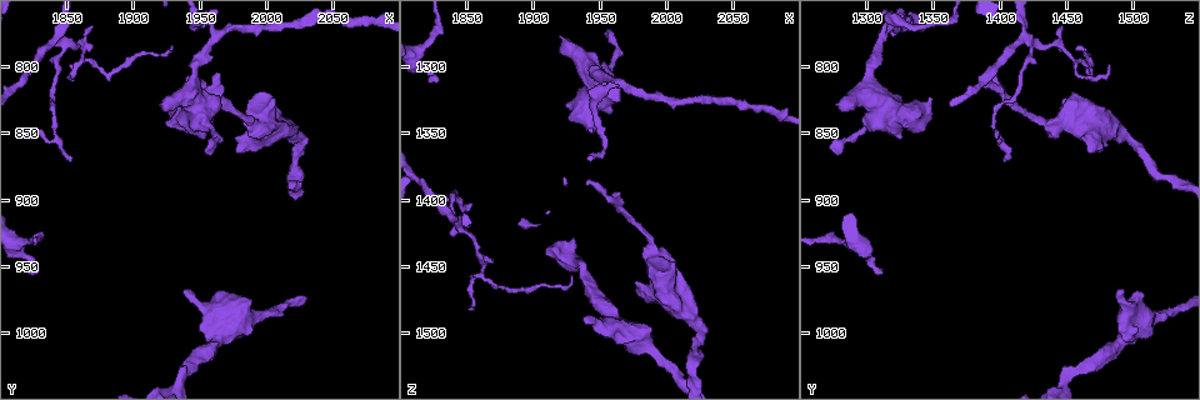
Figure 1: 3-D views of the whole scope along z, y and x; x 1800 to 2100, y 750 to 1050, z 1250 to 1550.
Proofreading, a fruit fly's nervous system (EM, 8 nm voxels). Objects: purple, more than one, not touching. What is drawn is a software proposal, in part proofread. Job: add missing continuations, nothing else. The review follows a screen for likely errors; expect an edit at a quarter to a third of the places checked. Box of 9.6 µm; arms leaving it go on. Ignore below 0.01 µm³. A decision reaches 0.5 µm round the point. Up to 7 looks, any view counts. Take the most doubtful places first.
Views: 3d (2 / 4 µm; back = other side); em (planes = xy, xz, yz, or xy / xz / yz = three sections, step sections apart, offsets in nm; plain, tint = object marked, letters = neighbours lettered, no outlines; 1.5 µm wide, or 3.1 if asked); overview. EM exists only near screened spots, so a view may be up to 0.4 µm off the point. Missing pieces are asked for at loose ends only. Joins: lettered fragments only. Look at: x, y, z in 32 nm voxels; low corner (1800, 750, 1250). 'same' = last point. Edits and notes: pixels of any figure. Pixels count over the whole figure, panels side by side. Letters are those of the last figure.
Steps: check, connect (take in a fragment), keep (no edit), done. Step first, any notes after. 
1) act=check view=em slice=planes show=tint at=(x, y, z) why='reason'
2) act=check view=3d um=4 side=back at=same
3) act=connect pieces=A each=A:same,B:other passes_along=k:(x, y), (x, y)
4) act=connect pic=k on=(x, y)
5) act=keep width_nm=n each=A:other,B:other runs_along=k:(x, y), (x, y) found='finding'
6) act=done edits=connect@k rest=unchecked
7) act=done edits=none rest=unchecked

act=check view=em slice=xy step=8 show=tint at=(1822, 954, 1310) why='thin end'

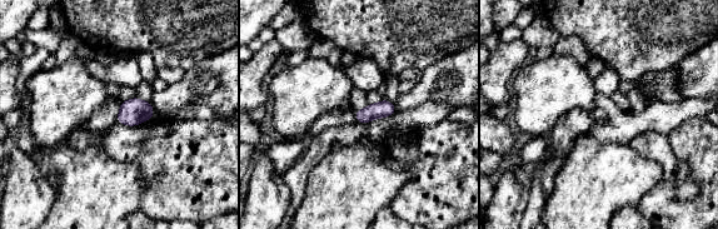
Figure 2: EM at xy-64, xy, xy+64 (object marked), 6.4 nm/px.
act=check view=em slice=planes show=letters at=same why='another direction'

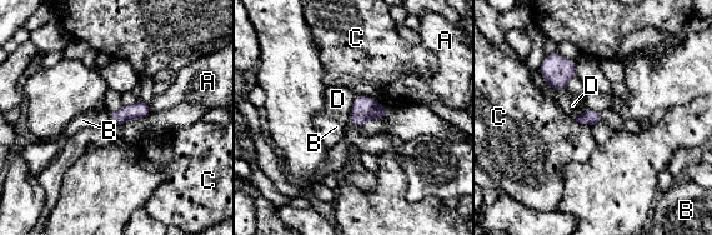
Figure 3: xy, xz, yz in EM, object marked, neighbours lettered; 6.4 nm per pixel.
act=keep each=A:other,B:other,C:other,D:other border=3:(109, 111), (110, 121) found='none of them fits'

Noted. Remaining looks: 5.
act=check view=3d um=2 at=(1964, 804, 1396) why='thin end'

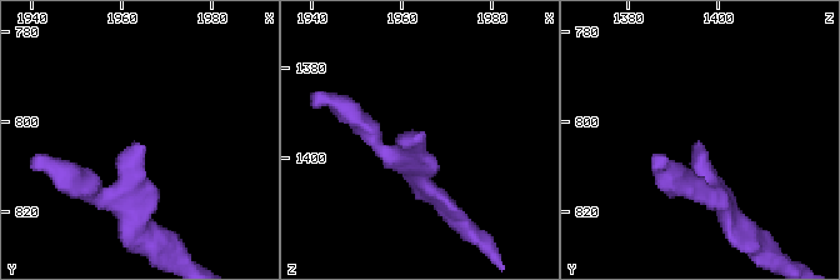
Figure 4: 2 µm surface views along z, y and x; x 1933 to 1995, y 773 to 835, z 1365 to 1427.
act=check view=em slice=planes show=letters at=(1965, 805, 1395) why='shape alone is not enough'

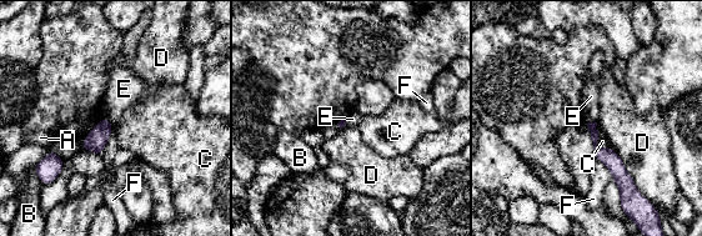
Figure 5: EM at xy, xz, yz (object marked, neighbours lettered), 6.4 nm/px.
act=keep each=A:other,B:other,C:other,D:other,E:other,F:other runs_along=5:(591, 125), (595, 144), (630, 184) found='no lettered fragment goes on from it'

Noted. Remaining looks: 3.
act=check view=3d um=2 at=(1922, 828, 1278)

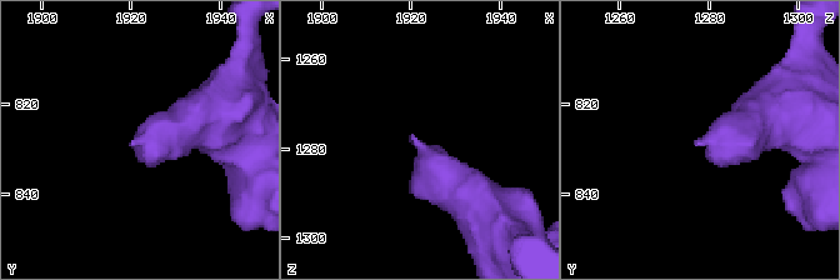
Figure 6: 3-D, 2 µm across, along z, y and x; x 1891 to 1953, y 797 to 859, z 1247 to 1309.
act=check view=em slice=planes show=letters at=(1921, 829, 1277) why='now the EM'

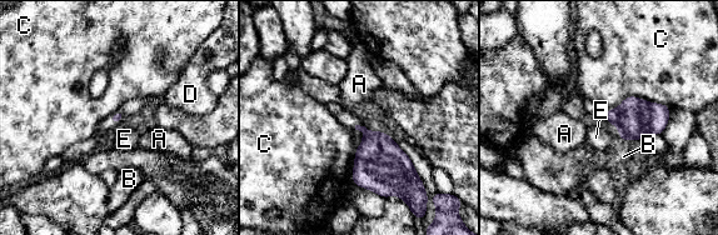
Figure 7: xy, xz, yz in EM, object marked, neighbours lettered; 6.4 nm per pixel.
act=connect pieces=E each=A:other,B:other,C:other,D:other,E:same passes_along=7:(636, 118), (619, 138), (606, 139) found='the neuron continues'

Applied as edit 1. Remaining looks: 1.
act=done edits=connect@7 rest=unchecked

